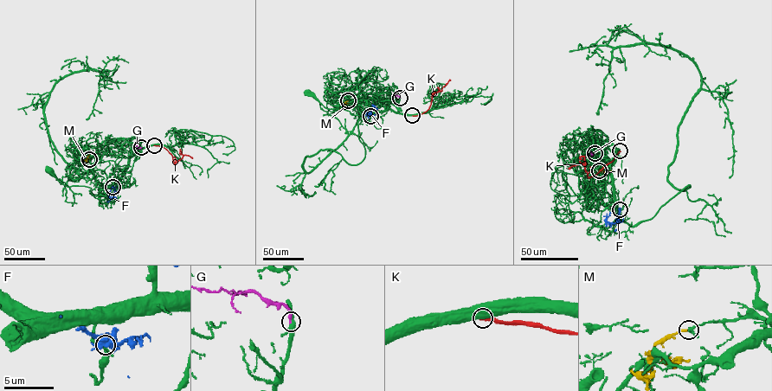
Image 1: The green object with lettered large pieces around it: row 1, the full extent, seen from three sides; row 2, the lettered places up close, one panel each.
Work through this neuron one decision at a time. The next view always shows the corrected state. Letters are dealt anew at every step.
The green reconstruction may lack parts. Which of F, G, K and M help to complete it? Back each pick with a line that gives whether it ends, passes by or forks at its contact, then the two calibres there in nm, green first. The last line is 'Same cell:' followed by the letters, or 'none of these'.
G: it ends | 300/240 nm
Same cell: G

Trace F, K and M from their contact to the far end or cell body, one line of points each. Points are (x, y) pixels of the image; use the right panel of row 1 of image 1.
F: (620, 209), (618, 221), (614, 223), (607, 221), (610, 212)
K: (620, 150), (609, 163), (588, 177), (582, 164), (569, 169)
M: (599, 170), (607, 174), (610, 171)

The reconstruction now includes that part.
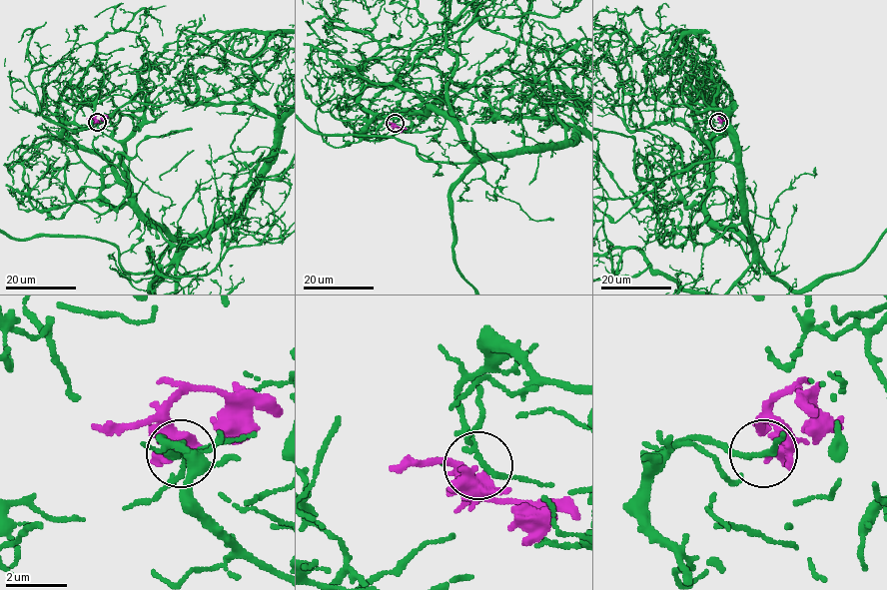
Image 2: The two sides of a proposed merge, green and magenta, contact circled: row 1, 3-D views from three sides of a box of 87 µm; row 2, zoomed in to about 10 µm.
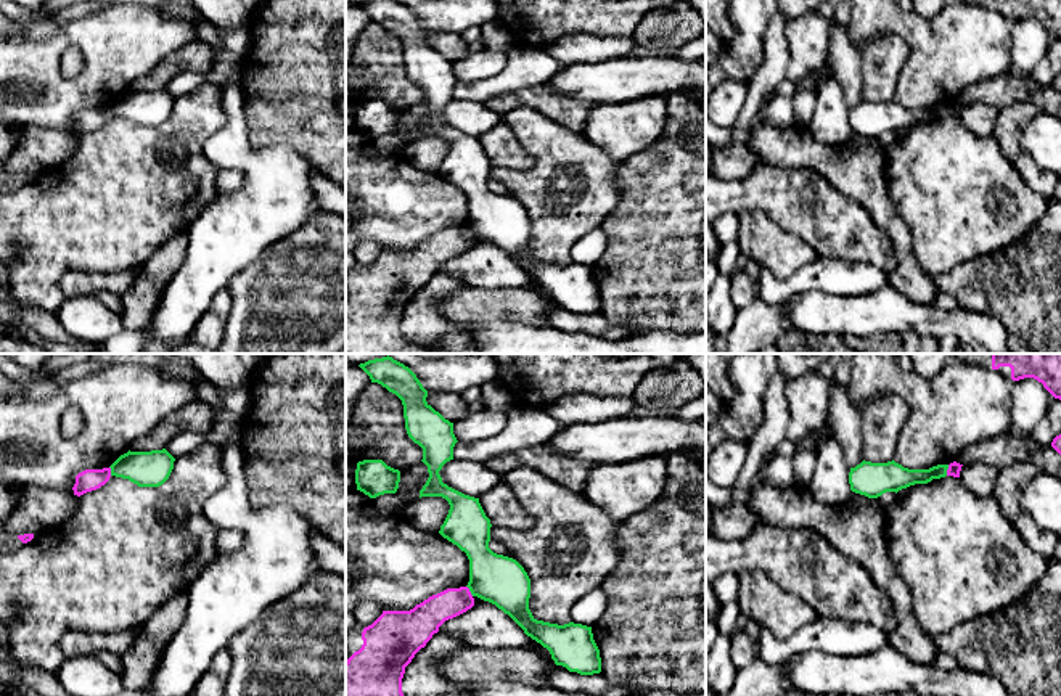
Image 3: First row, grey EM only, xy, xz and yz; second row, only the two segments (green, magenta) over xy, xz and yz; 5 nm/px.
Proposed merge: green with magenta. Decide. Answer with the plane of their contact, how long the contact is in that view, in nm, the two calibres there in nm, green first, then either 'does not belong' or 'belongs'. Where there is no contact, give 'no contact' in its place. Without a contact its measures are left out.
yz | 60 nm | 120/70 nm | does not belong

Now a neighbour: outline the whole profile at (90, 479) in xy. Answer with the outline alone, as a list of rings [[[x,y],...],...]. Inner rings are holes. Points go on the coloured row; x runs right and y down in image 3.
[[[111,468],[103,469],[85,469],[76,476],[72,487],[74,495],[80,497],[87,492],[96,490],[104,485],[111,477]]]

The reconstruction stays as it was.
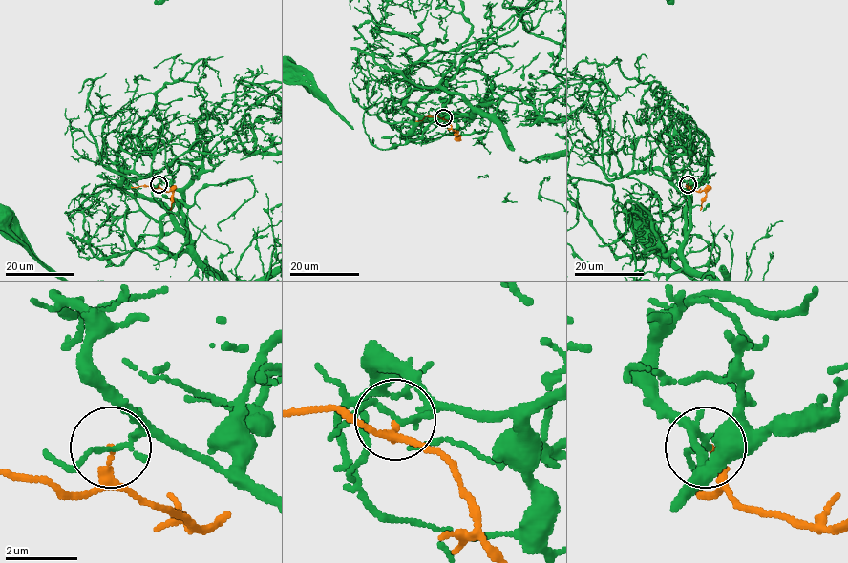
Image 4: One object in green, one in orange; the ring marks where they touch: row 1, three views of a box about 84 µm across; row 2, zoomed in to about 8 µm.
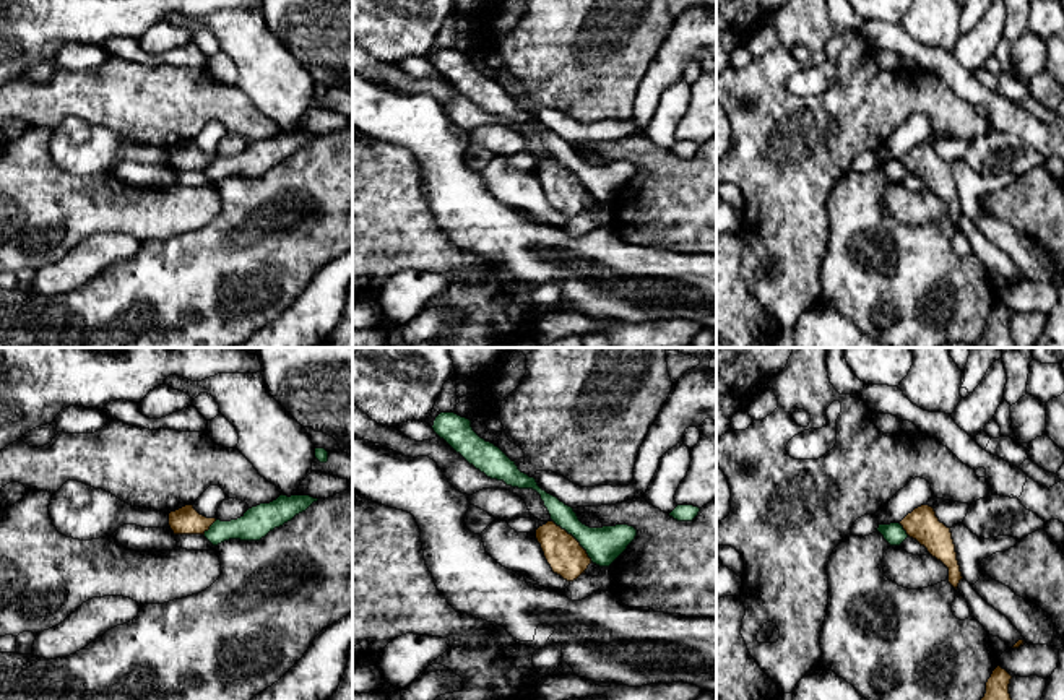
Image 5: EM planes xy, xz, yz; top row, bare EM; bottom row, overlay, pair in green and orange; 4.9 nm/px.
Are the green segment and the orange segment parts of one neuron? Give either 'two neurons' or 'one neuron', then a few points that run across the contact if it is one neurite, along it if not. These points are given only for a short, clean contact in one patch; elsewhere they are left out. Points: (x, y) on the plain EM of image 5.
two neurons; line xz (553, 156), (579, 179), (592, 197)

